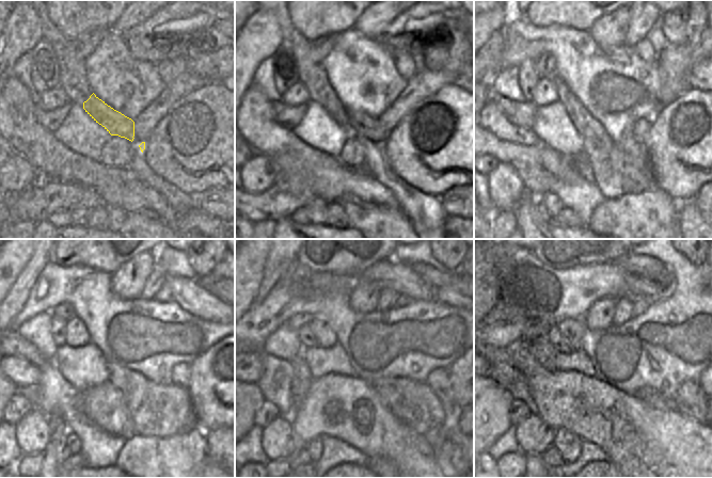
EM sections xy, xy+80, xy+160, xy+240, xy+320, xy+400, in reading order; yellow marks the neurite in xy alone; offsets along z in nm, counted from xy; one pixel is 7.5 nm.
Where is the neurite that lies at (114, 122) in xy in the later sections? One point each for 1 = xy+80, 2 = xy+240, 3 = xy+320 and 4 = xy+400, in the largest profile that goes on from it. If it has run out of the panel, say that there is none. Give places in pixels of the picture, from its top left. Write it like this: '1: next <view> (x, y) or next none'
1: next xy+80 (369, 128)
2: next xy+240 (180, 373)
3: next xy+320 (439, 380)
4: next xy+400 (691, 400)

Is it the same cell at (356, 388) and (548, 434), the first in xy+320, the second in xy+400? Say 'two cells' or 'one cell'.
two cells

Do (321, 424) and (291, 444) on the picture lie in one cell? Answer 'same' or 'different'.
different

